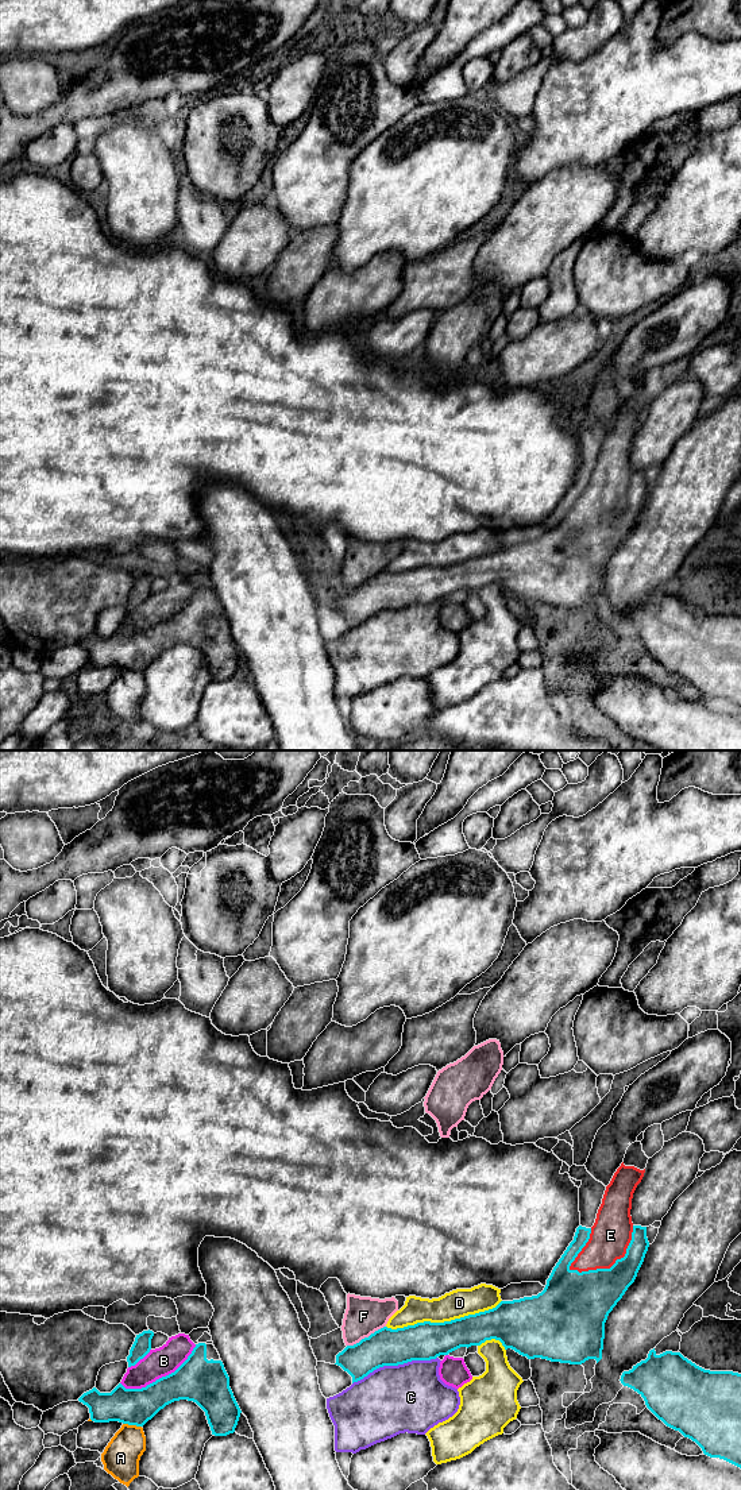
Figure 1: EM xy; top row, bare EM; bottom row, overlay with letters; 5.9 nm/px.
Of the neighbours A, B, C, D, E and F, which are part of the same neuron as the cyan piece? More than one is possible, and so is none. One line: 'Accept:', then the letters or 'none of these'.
Accept: E

